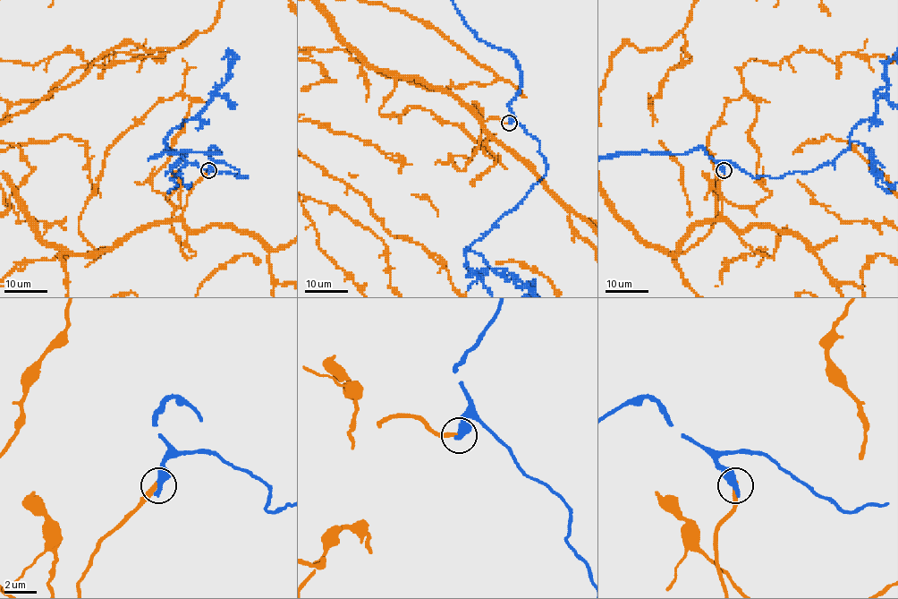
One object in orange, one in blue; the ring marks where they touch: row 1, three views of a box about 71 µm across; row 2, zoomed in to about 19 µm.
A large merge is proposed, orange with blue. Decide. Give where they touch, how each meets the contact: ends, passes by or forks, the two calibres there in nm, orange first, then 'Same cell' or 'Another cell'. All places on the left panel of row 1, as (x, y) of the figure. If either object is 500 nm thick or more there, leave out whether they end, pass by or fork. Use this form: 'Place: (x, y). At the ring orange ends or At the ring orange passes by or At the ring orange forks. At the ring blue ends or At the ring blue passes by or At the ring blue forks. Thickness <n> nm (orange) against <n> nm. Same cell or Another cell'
Place: (208, 170). Thickness 320 nm (orange) against 550 nm. Another cell

